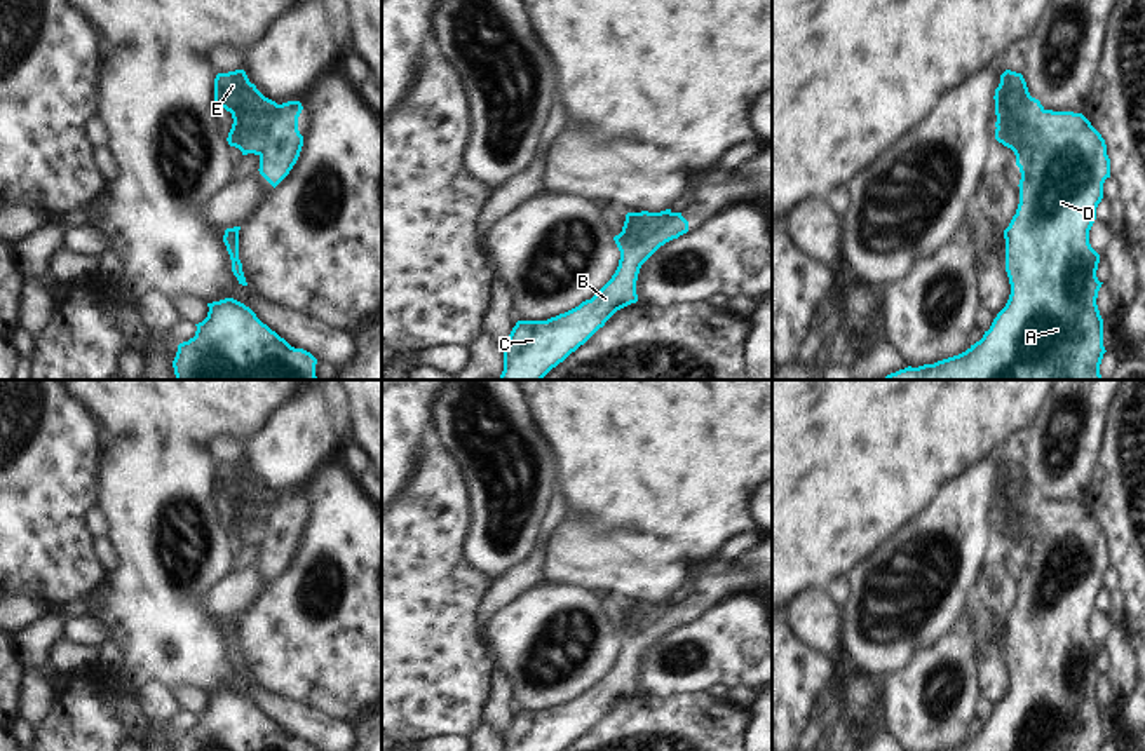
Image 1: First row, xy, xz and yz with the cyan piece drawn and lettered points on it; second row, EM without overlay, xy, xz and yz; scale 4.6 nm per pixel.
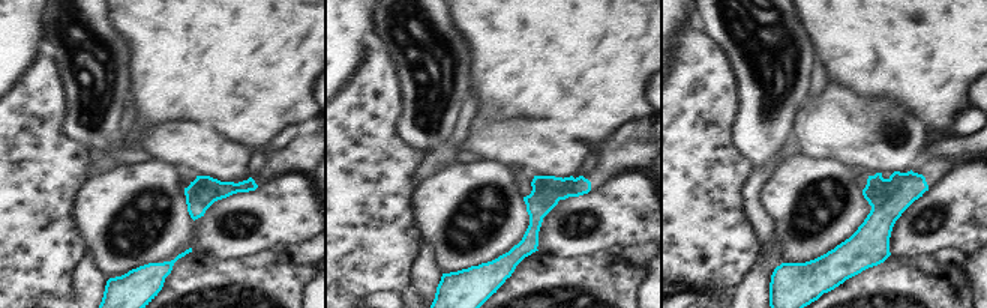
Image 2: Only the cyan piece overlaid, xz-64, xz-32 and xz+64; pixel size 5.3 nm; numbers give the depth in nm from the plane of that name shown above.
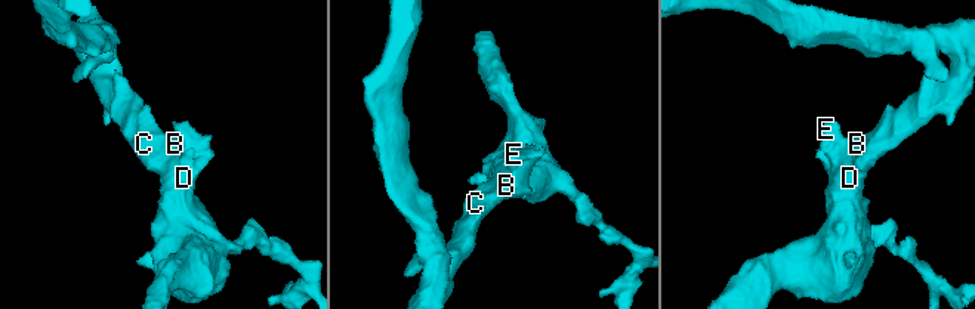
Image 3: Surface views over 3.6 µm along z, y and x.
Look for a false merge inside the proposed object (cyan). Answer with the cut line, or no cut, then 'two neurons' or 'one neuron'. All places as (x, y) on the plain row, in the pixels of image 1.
cut in xy along (277, 495), (262, 527), (251, 528), (234, 514); two neurons

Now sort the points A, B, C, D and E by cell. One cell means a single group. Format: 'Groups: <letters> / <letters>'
Groups: A B C D / E.

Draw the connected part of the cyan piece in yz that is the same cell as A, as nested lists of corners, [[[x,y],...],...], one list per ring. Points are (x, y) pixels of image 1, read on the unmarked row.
[[[1053,500],[1040,502],[1026,519],[1014,514],[997,518],[995,530],[1014,542],[1021,563],[1020,594],[1004,620],[1011,685],[979,732],[943,751],[1101,751],[1107,741],[1096,688],[1103,673],[1096,667],[1100,645],[1089,634],[1089,620],[1103,573],[1110,568],[1105,530],[1082,504]]]

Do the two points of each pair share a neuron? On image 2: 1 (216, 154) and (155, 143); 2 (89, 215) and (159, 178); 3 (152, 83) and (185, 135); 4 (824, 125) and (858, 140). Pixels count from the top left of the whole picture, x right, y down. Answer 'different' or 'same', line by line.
1: same
2: same
3: different
4: same

